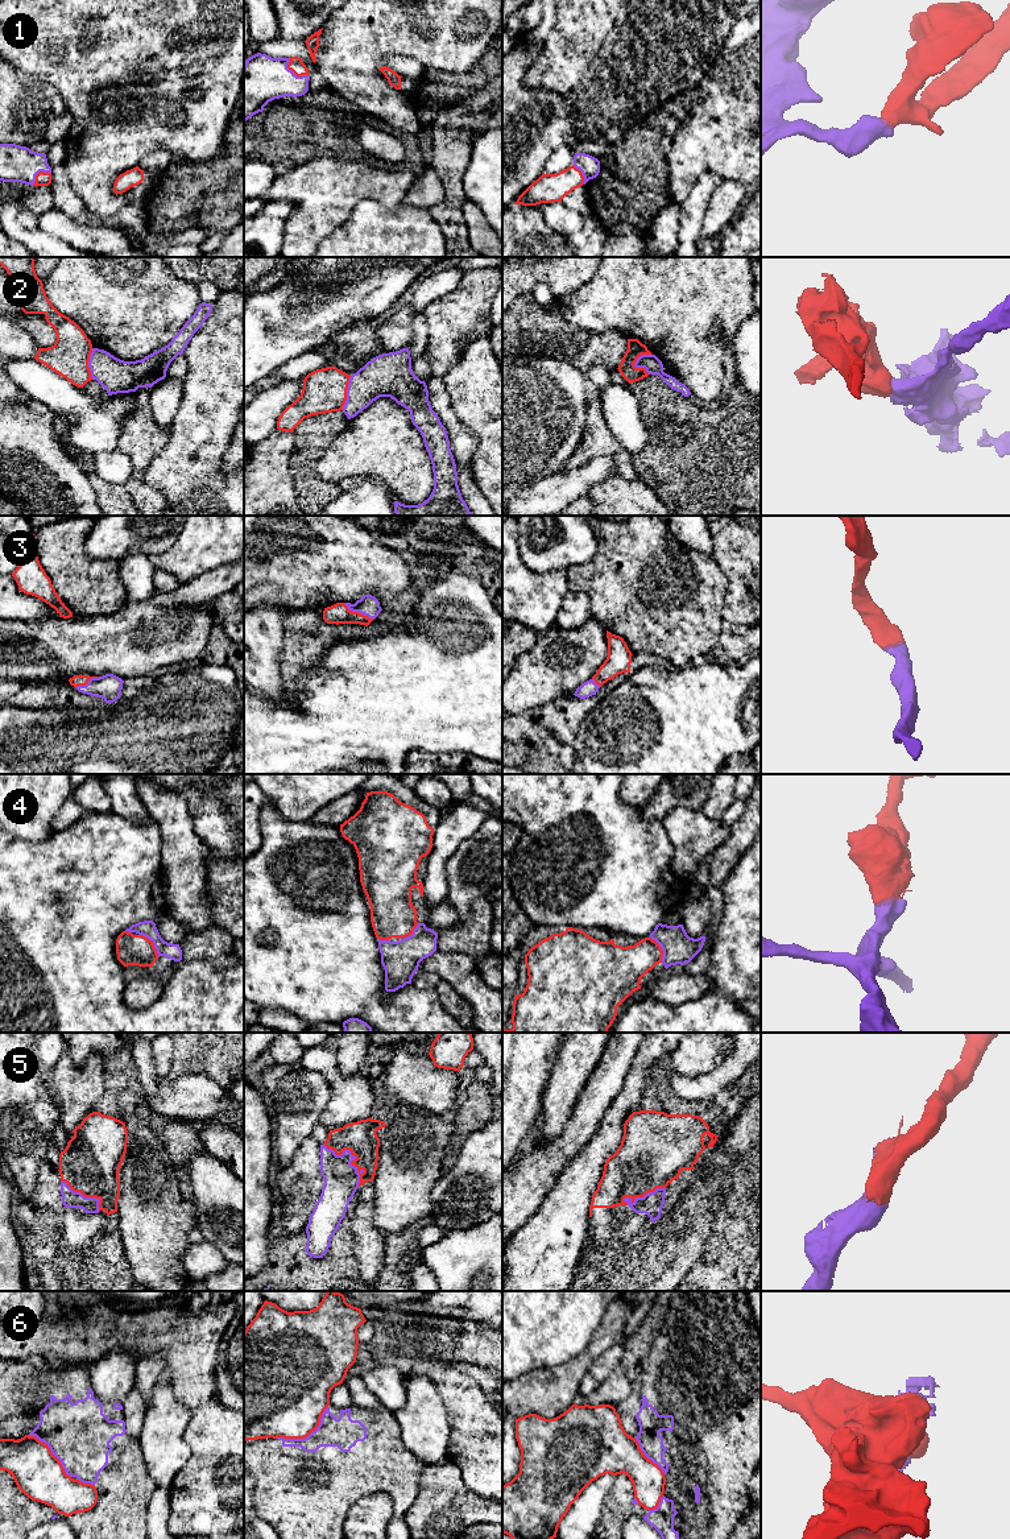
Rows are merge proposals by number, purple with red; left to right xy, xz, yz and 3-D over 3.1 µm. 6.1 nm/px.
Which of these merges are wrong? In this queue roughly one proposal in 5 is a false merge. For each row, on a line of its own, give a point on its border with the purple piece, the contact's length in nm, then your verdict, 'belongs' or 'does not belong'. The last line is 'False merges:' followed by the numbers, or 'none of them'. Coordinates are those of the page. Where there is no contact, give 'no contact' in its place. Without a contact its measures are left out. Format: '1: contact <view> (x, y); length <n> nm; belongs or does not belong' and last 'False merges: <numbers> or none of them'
1: contact xz (293, 73); length 170 nm; belongs
2: contact yz (636, 367); length 140 nm; does not belong
3: contact xz (359, 612); length 200 nm; belongs
4: contact xy (153, 943); length 190 nm; belongs
5: contact xz (354, 1155); length 340 nm; belongs
6: contact xz (307, 1436); length 380 nm; does not belong
False merges: 2, 6

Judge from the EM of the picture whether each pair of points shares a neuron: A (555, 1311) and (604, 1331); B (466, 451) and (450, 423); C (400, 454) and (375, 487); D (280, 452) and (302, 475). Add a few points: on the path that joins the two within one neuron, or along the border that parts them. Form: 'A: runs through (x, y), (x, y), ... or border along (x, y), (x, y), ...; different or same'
A: border along (609, 1304), (591, 1343), (579, 1355); different
B: runs through (463, 445), (455, 430); same
C: border along (367, 479), (375, 479), (383, 484); different
D: border along (292, 433), (294, 450), (290, 472), (296, 480); different

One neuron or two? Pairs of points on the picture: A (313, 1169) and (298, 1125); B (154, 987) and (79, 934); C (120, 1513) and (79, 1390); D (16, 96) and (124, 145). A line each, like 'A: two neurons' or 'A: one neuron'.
A: two neurons
B: two neurons
C: one neuron
D: two neurons

